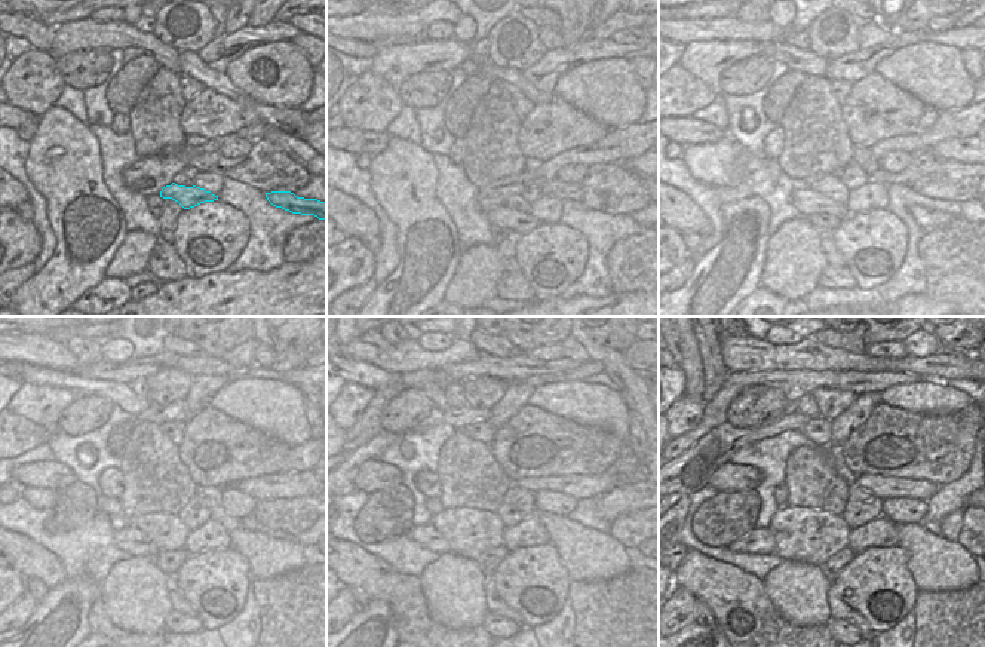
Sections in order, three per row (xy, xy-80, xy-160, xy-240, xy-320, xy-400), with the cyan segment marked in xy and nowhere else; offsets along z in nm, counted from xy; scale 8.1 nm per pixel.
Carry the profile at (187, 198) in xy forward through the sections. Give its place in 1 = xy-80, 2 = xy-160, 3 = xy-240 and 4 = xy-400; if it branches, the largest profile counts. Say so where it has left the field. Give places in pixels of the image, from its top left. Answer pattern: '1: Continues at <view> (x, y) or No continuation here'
1: Continues at xy-80 (491, 196)
2: Continues at xy-160 (807, 202)
3: Continues at xy-240 (131, 539)
4: Continues at xy-400 (760, 540)

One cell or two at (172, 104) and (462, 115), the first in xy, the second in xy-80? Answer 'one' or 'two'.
two

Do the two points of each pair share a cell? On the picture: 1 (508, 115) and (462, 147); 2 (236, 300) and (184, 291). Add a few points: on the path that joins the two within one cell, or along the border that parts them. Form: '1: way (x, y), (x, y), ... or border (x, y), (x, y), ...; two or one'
1: way (496, 126), (473, 147); one
2: way (223, 297), (198, 297); one

